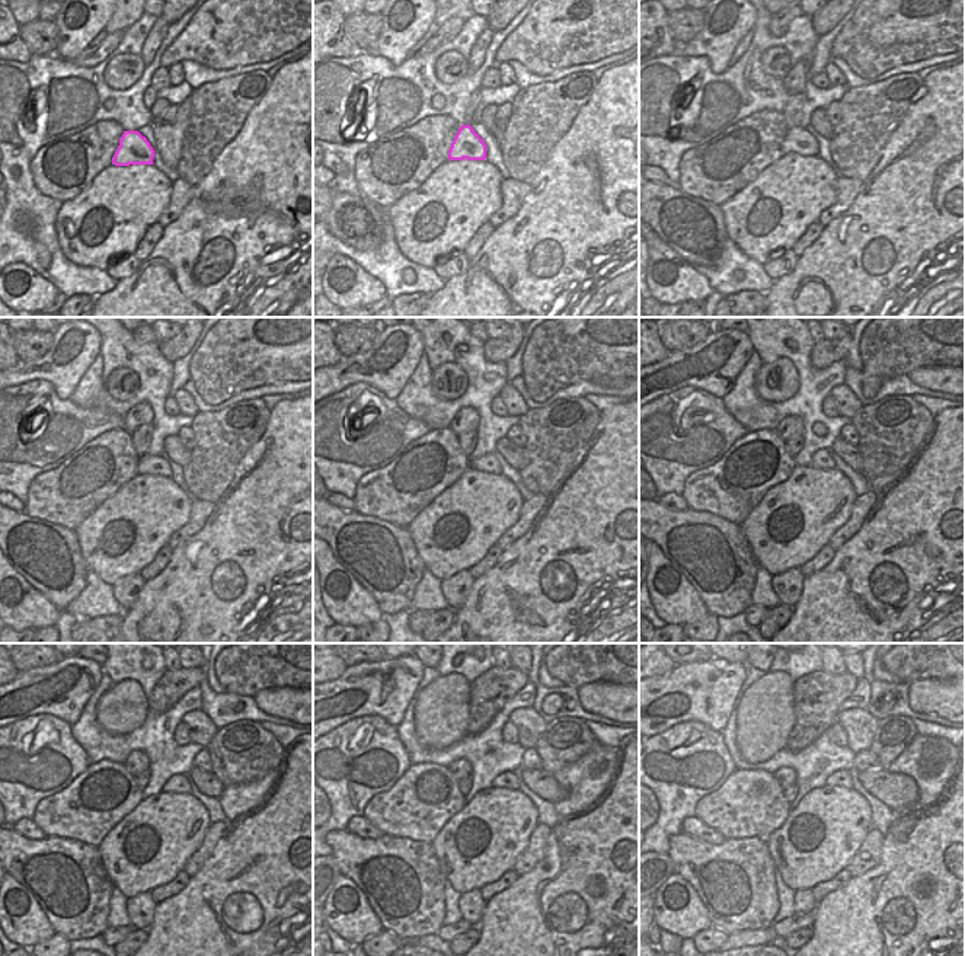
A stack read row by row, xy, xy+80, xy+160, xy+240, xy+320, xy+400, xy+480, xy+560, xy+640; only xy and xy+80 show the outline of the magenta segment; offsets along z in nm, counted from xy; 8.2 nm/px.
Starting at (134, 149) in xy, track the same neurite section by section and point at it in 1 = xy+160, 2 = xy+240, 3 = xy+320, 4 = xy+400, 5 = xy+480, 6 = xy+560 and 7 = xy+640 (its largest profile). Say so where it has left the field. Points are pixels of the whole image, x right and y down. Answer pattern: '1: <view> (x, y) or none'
1: xy+160 (798, 140)
2: xy+240 (149, 464)
3: xy+320 (488, 463)
4: xy+400 (821, 459)
5: xy+480 (176, 783)
6: xy+560 (510, 780)
7: xy+640 (839, 779)

